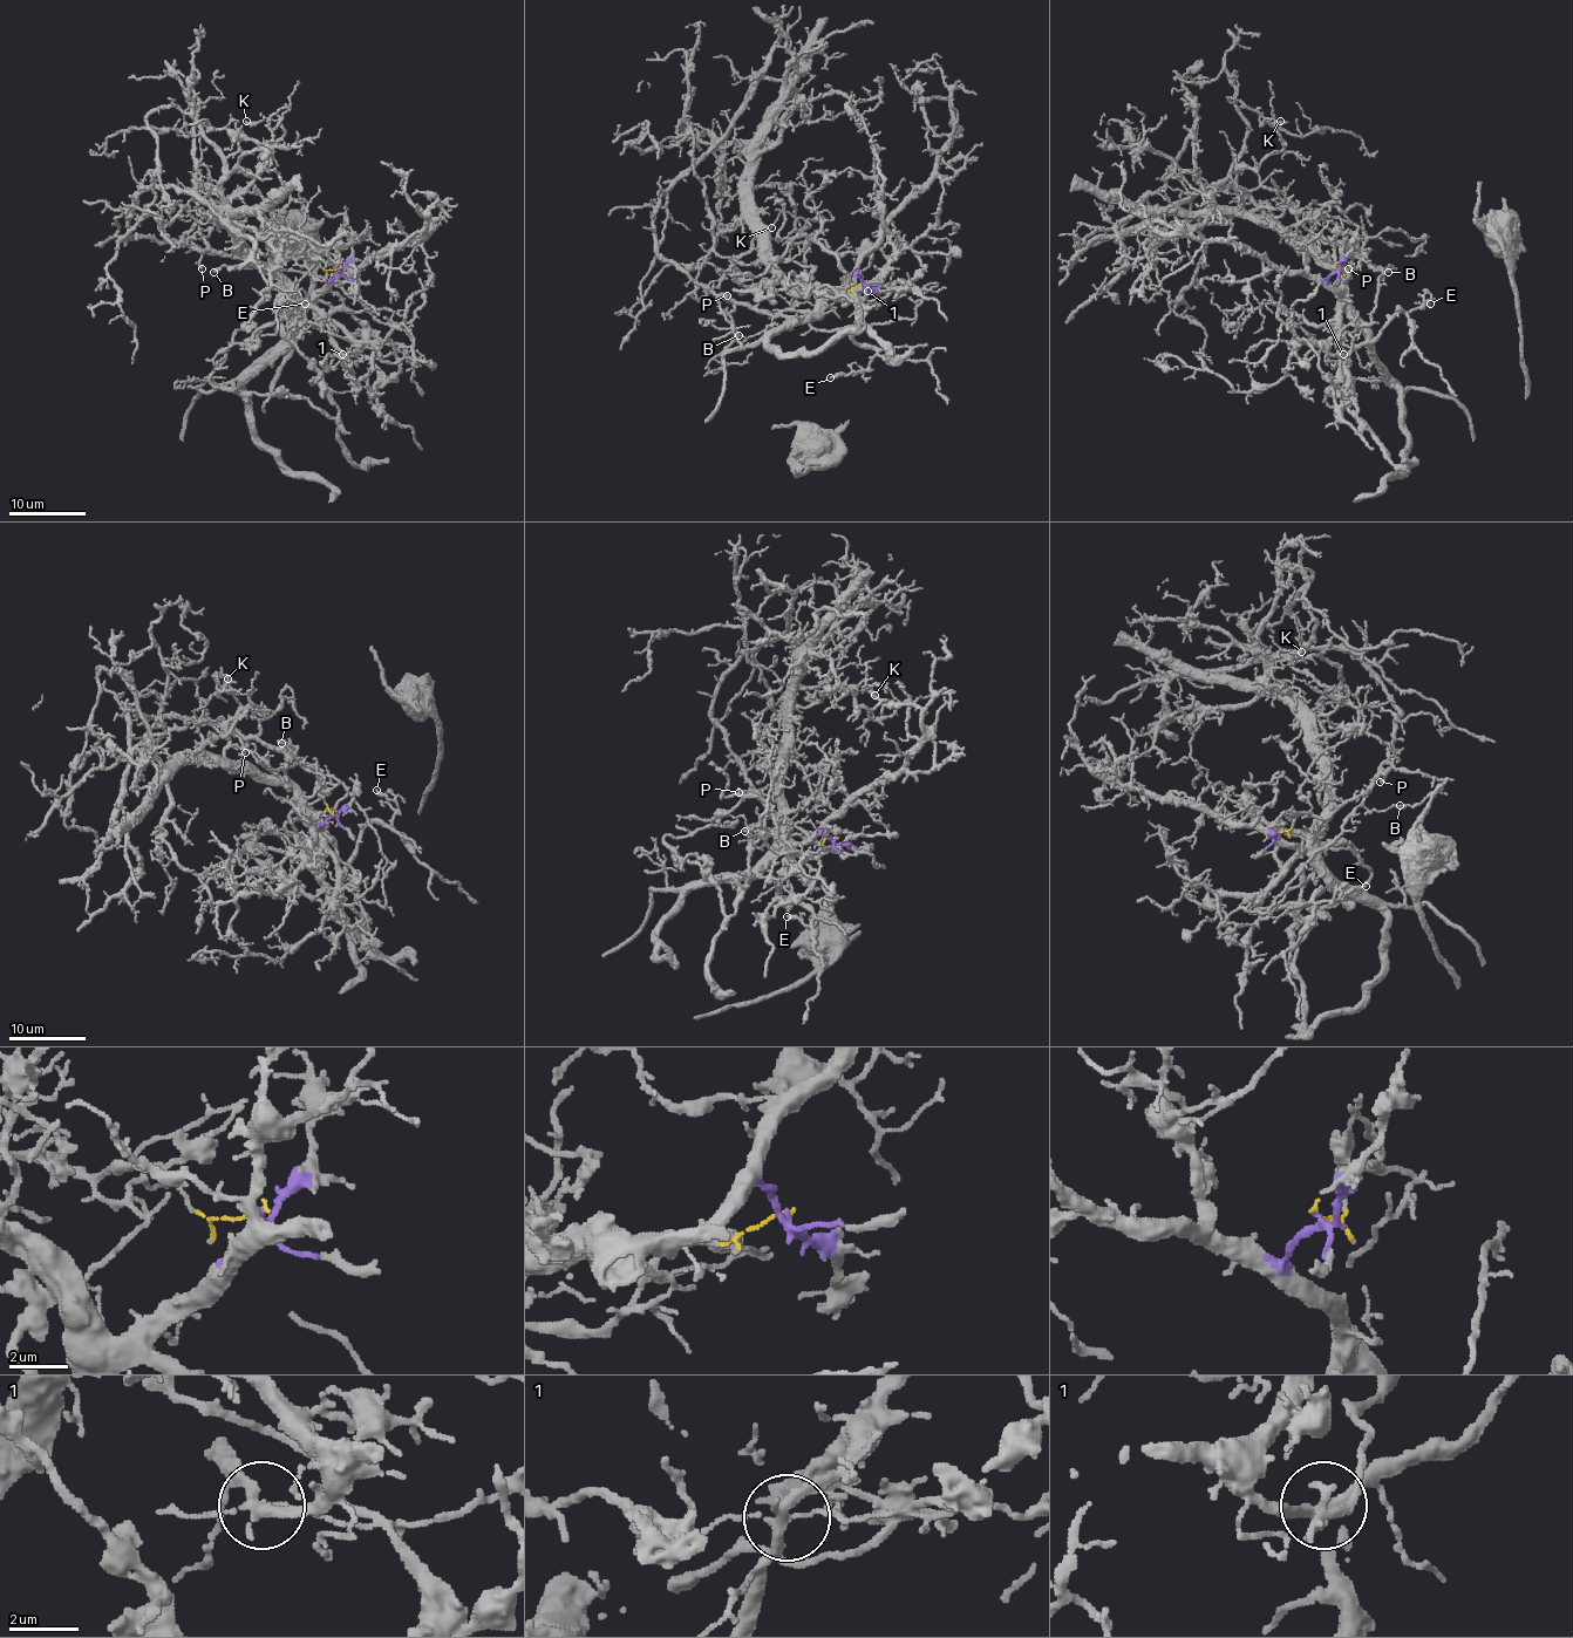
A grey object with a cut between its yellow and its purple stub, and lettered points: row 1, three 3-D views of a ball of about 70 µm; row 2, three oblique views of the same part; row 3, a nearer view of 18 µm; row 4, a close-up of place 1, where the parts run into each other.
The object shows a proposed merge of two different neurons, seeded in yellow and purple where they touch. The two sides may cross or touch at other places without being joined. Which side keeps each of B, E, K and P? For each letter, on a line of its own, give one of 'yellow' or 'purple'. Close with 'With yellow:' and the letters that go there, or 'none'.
B: yellow
E: purple
K: purple
P: yellow
With yellow: B, P

